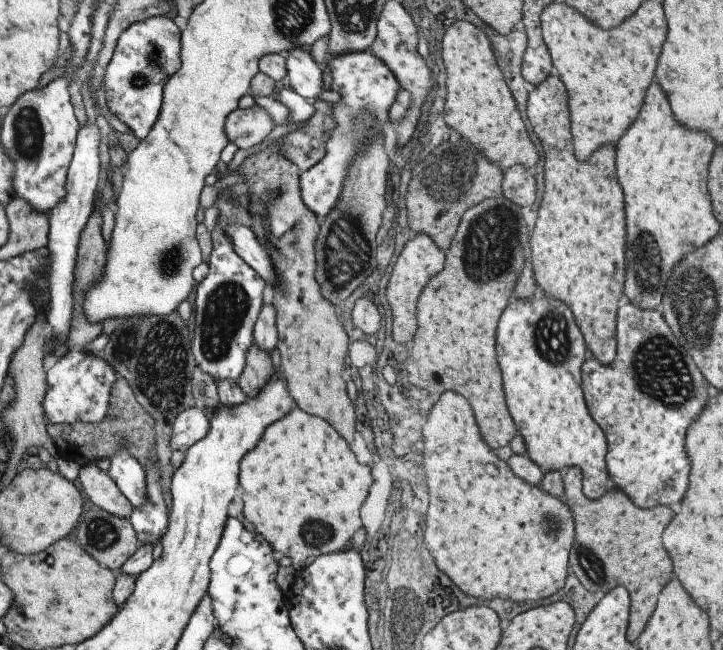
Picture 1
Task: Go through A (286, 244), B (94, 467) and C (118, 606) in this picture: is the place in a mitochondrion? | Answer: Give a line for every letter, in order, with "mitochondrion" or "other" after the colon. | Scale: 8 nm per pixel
A: mitochondrion
B: other
C: other

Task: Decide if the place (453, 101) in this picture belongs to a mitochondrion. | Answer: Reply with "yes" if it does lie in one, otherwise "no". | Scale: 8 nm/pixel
no

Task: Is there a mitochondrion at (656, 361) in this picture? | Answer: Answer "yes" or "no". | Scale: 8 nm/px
yes

